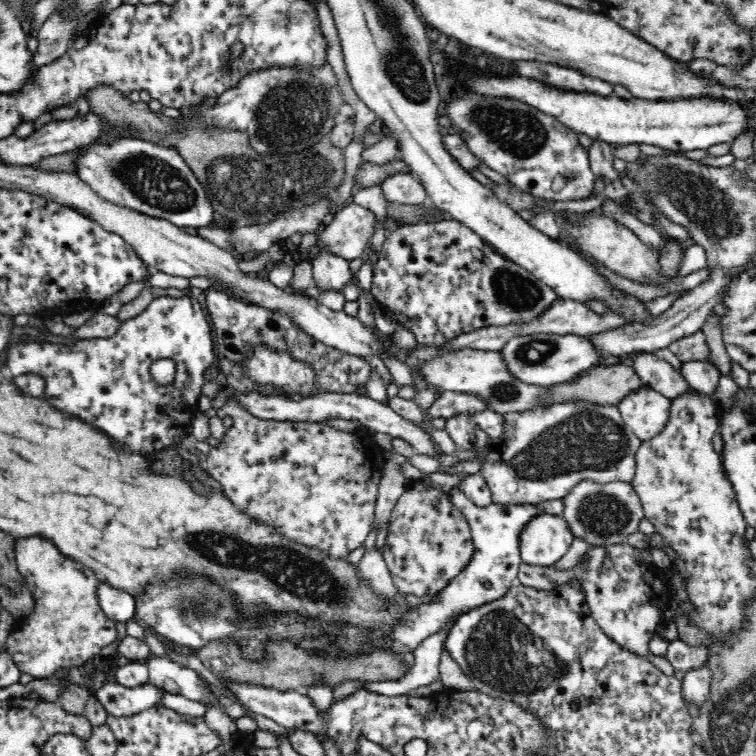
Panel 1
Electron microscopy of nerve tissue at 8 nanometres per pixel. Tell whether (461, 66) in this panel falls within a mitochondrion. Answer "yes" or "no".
no

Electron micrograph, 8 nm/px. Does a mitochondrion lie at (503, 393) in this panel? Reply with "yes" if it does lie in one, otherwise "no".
yes

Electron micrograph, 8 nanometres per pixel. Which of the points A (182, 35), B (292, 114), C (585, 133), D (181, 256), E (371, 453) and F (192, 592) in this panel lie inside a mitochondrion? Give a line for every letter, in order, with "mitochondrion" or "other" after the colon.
A: other
B: mitochondrion
C: other
D: other
E: other
F: mitochondrion

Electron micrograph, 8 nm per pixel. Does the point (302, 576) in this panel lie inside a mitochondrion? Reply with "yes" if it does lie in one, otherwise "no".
yes

